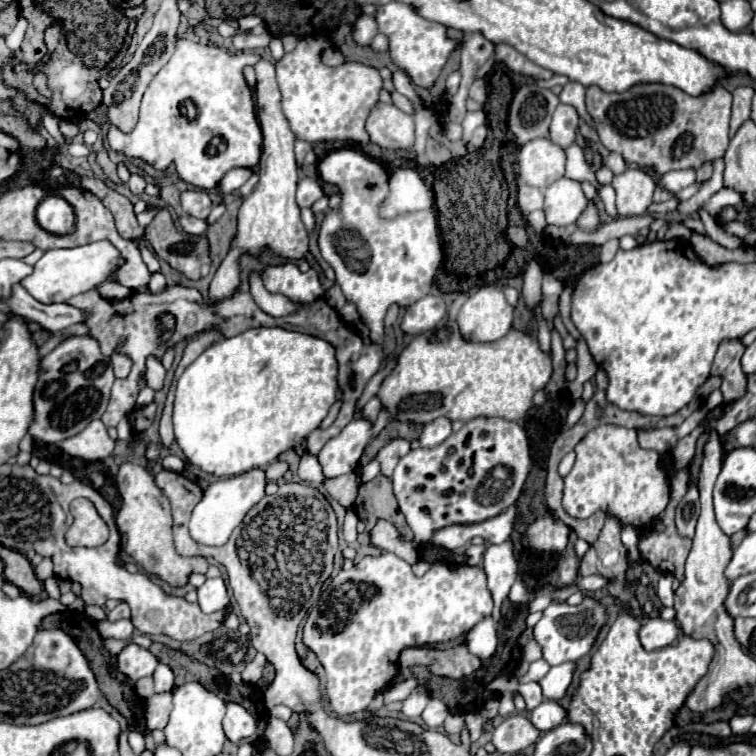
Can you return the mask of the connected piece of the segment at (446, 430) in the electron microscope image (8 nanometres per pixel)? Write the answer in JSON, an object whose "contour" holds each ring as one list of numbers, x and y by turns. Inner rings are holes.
{"contour":[[439,417,431,423,427,423,421,431,421,437,419,437,419,443,421,447,437,447,439,443,443,443,449,435,451,435,451,421,445,419,445,417]]}

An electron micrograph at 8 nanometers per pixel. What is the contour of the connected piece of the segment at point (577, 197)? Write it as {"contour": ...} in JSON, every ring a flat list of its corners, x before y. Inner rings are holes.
{"contour":[[561,177,545,189,543,211,547,217,547,225,565,227,575,223,581,211,585,209,585,205,587,199,581,191,581,183,577,181]]}

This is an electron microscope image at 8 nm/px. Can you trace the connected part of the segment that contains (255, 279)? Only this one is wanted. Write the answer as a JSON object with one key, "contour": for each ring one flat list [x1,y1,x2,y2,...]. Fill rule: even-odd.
{"contour":[[257,273,249,275,249,293,255,299,255,303,259,305,261,311,265,311,271,317,285,317,289,313,293,313,295,309,299,309,297,303,289,301,283,295,273,295,263,287,263,281]]}

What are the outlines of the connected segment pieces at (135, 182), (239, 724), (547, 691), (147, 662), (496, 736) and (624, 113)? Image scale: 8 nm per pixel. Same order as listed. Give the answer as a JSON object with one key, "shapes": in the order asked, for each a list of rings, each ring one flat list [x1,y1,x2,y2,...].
{"shapes":[[[134,173,130,175,128,185,133,194,140,196,143,193,147,182,142,175]],[[229,701,227,715,223,719,223,731,225,731,227,739,233,743,239,743,239,741,251,737,255,733,255,729,257,729,257,725,255,725,255,719,251,717,251,713,243,705]],[[563,663,557,667,551,667,551,671,539,681,543,687,543,697,545,699,561,699,567,693,567,687,573,677,575,663]],[[129,645,125,651,117,655,117,665,119,665,119,671,125,673,129,679,139,681,143,677,151,677,159,661,147,649,139,645]],[[509,715,495,727,491,743,495,745,497,753,501,753,501,755,517,755,517,753,525,751,527,747,535,745,539,735,541,735,539,729,533,727,529,717]],[[635,85,625,93,605,93,599,87,587,89,587,113,597,125,601,143,615,153,621,153,625,163,635,163,639,167,663,175,673,169,699,169,707,161,723,157,729,145,729,117,731,117,731,93,721,85,707,95,691,97,677,87,669,85]]]}

